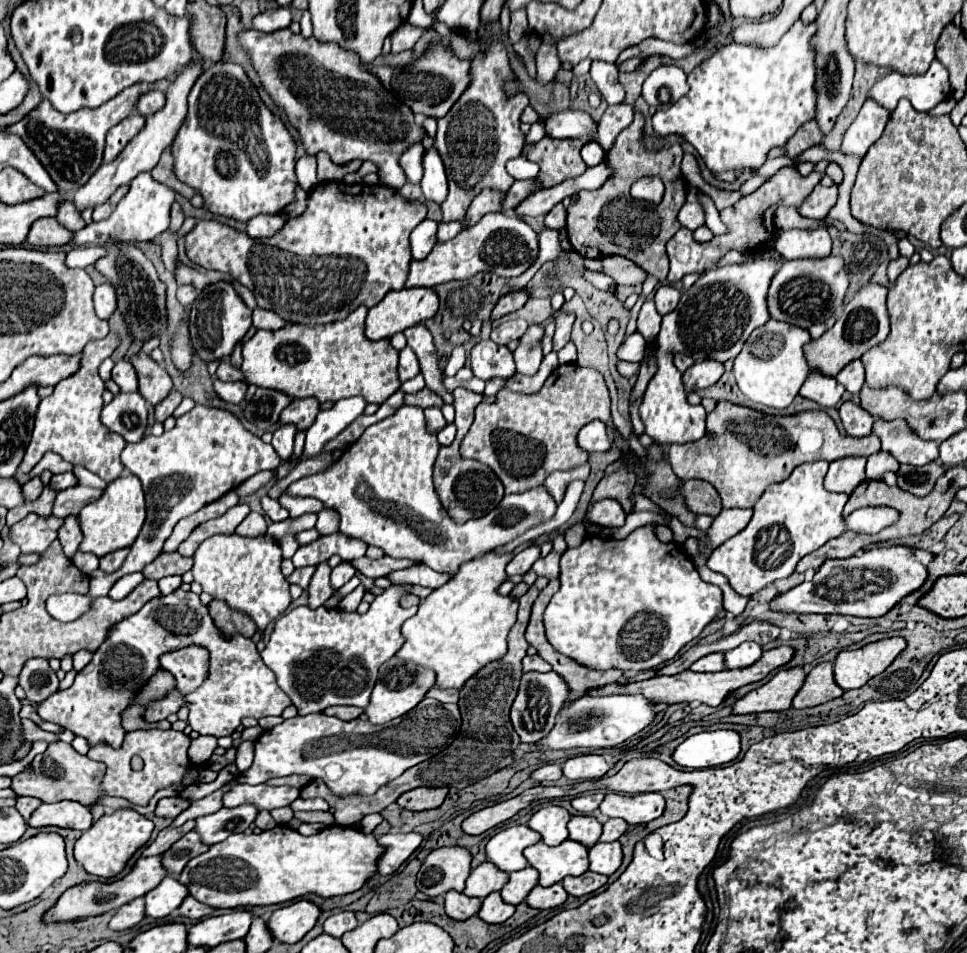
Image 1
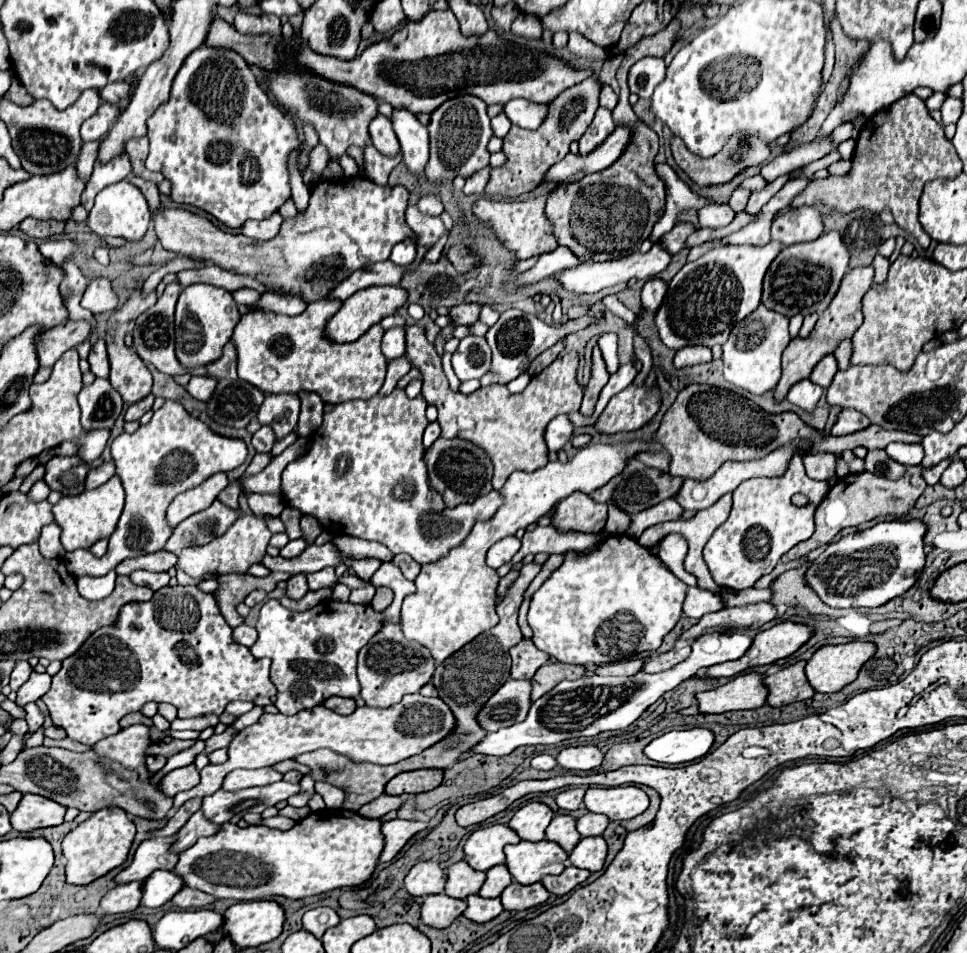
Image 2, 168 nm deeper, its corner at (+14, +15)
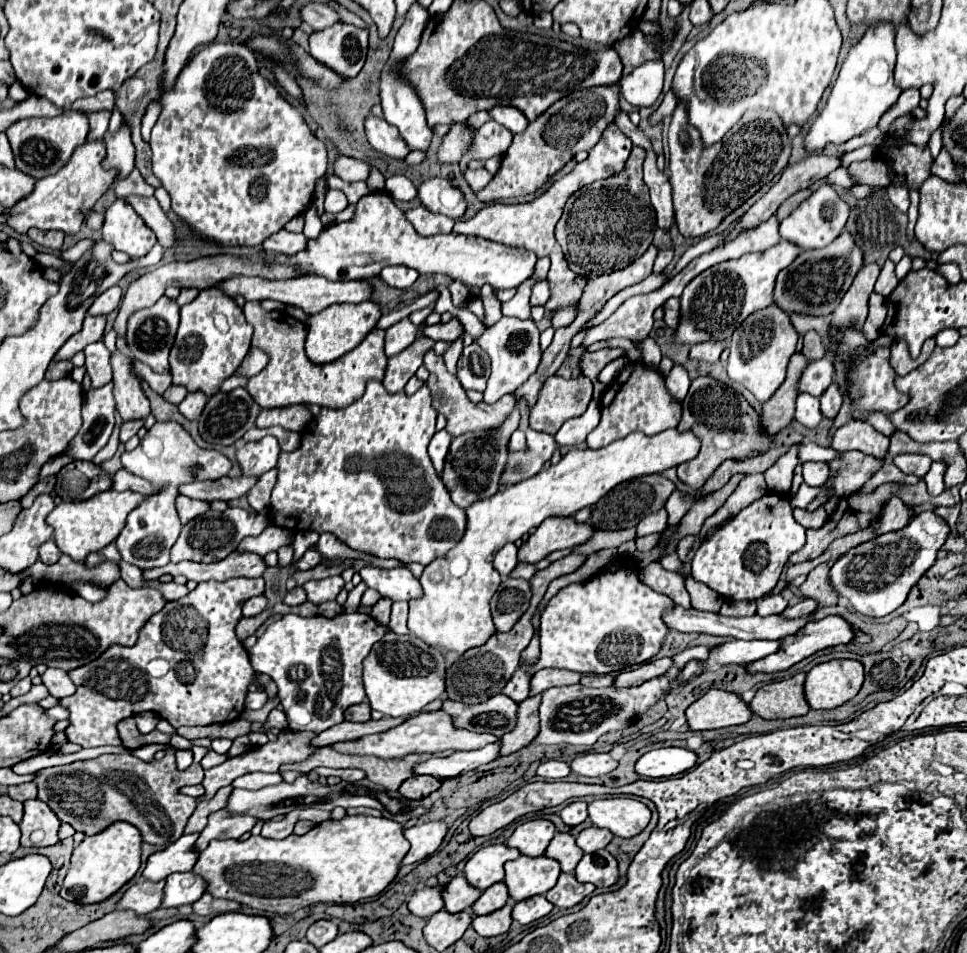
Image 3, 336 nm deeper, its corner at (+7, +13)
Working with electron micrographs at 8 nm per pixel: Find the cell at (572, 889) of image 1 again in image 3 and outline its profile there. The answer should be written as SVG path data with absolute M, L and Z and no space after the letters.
M561 874L559 876L559 882L555 884L555 888L551 888L545 898L557 906L557 908L563 908L563 910L569 910L573 906L577 906L583 898L591 896L595 890L593 884L581 884L577 882L577 878L573 874Z

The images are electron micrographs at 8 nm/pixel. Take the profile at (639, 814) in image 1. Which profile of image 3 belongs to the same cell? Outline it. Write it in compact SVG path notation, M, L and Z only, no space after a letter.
M597 798L589 804L589 820L597 828L607 828L613 836L633 838L649 824L651 810L637 798Z

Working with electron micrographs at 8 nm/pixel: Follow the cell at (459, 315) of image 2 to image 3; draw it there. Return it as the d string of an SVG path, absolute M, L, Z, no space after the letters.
M451 320L447 324L435 324L435 326L425 326L423 336L431 338L431 340L445 340L445 342L453 342L463 334L463 326L459 320Z

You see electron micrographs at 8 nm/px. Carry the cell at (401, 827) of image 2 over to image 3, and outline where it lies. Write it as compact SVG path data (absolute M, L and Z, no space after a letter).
M443 820L417 824L409 830L405 830L405 838L409 840L411 850L403 858L403 864L417 864L417 862L423 862L425 858L433 856L439 850L447 830L449 830L449 824Z

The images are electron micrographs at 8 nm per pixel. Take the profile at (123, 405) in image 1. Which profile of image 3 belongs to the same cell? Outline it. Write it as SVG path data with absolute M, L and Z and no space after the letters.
M113 382L91 390L83 400L83 426L69 442L67 454L77 460L93 460L93 456L107 444L115 426Z

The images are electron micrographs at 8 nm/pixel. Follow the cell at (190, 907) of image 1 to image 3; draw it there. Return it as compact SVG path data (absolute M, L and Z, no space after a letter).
M203 894L195 904L193 904L193 912L199 916L217 916L223 912L239 912L241 904L233 902L233 900L217 900L211 898L211 894Z

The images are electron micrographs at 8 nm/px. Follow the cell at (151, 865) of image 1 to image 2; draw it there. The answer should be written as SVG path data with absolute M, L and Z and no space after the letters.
M174 836L144 840L138 846L132 864L128 868L120 870L118 876L114 878L116 884L126 884L126 882L134 882L134 880L142 882L154 870L172 870L176 866L176 862L178 862L178 854L170 852L170 844L174 840L176 840Z

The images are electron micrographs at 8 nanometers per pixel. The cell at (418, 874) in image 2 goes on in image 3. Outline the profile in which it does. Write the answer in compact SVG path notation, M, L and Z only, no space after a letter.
M421 888L413 894L413 898L407 904L409 912L417 918L431 918L435 912L439 912L443 908L443 900L441 900L441 888Z

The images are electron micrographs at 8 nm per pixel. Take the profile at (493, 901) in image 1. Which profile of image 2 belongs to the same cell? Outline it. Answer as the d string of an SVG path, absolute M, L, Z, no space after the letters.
M472 894L466 898L466 902L468 902L468 908L464 910L464 916L474 922L488 922L502 912L500 898L488 900L488 898L482 898L480 894Z

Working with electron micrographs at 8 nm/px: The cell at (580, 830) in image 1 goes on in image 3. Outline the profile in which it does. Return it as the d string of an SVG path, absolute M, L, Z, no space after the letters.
M557 832L545 854L547 854L547 858L555 858L559 862L561 872L573 872L577 862L583 856L583 850L579 850L579 846L575 844L575 838L571 834Z

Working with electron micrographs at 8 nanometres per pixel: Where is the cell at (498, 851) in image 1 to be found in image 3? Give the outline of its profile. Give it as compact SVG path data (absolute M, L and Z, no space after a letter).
M491 844L477 850L465 864L465 878L471 886L481 892L503 880L503 866L509 860L519 858L519 850L507 848L505 844Z

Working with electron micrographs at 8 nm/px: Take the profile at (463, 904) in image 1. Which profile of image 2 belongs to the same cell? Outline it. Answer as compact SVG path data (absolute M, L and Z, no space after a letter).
M446 894L426 896L422 902L422 920L434 928L450 926L466 908L466 900L452 900Z

